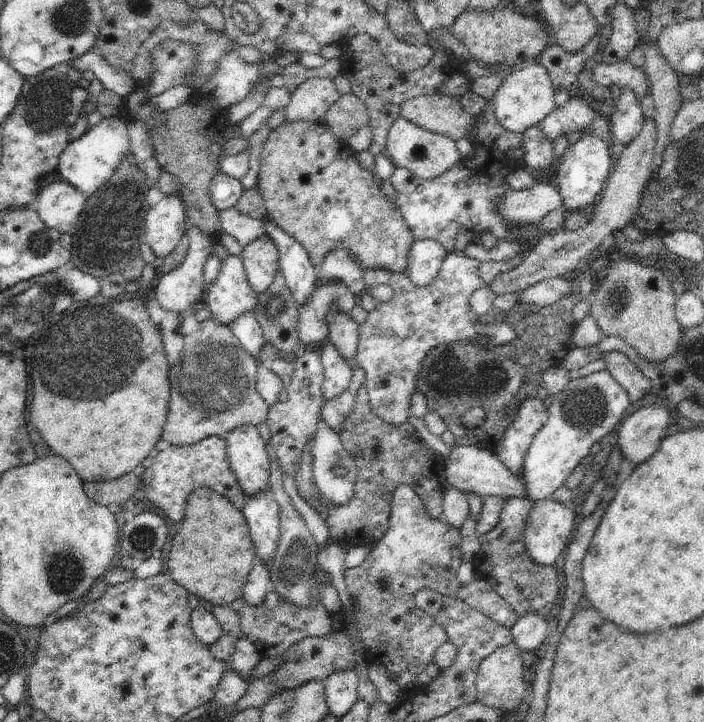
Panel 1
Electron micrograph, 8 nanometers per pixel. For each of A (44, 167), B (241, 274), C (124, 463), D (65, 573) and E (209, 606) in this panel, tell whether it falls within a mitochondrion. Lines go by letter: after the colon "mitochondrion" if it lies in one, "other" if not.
A: other
B: other
C: other
D: mitochondrion
E: other

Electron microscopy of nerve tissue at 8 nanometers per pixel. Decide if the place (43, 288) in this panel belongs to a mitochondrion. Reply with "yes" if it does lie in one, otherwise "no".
yes

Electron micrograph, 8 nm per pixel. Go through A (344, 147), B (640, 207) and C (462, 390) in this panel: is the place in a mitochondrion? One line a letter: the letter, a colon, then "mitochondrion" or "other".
A: other
B: other
C: mitochondrion

